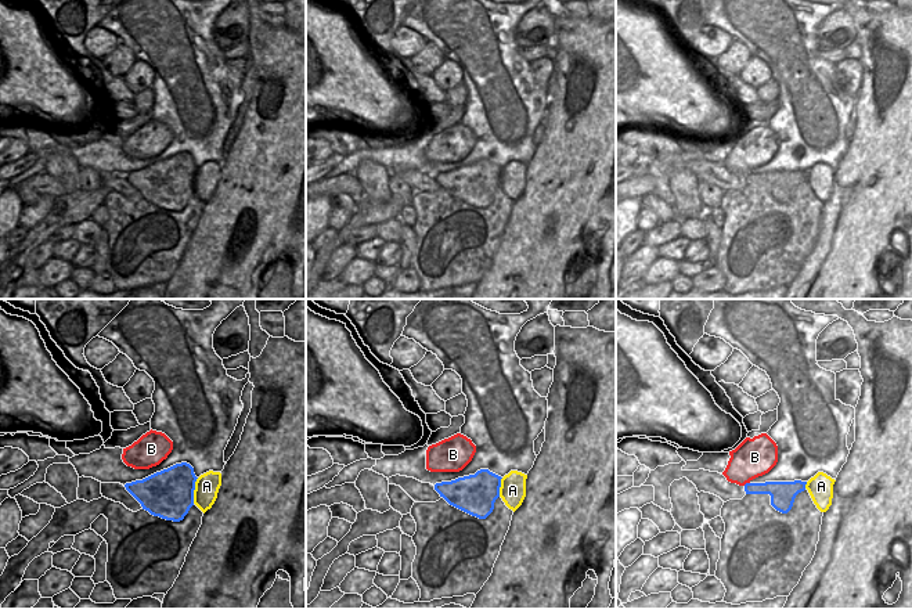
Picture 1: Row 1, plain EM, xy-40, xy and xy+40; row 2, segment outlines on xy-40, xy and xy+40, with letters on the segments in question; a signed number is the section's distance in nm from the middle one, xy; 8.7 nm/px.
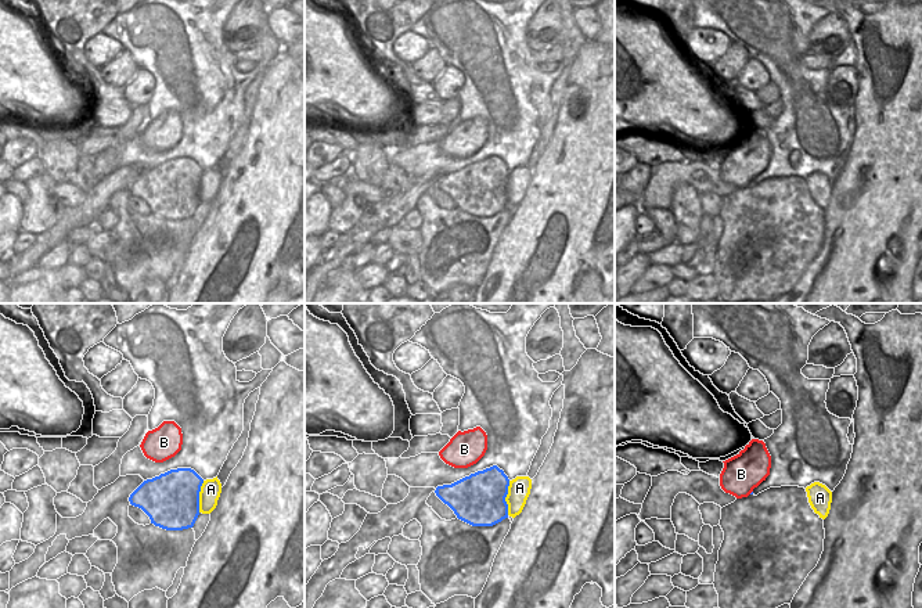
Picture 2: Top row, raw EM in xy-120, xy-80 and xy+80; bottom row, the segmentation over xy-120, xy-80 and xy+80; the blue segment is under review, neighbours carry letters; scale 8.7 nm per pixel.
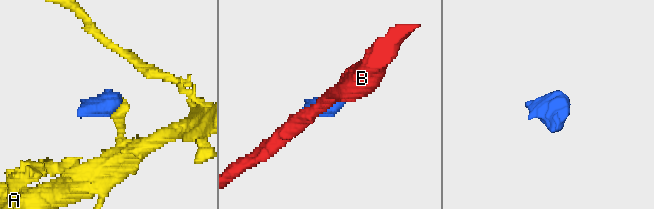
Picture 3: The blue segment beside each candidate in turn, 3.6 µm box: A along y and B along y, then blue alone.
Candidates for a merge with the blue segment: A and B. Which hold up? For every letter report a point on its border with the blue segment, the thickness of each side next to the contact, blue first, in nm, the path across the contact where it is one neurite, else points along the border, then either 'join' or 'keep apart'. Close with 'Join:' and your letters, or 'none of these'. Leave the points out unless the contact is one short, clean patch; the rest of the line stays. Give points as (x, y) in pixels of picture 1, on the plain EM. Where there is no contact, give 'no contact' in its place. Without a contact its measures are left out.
A: contact xy-40 (194, 179); calibres 420 and 220 nm; border xy-40 (198, 168), (194, 176), (193, 193); keep apart
B: contact xy+40 (746, 173); calibres 140 and 340 nm; border xy+40 (749, 172), (743, 175); keep apart
Join: none of these

